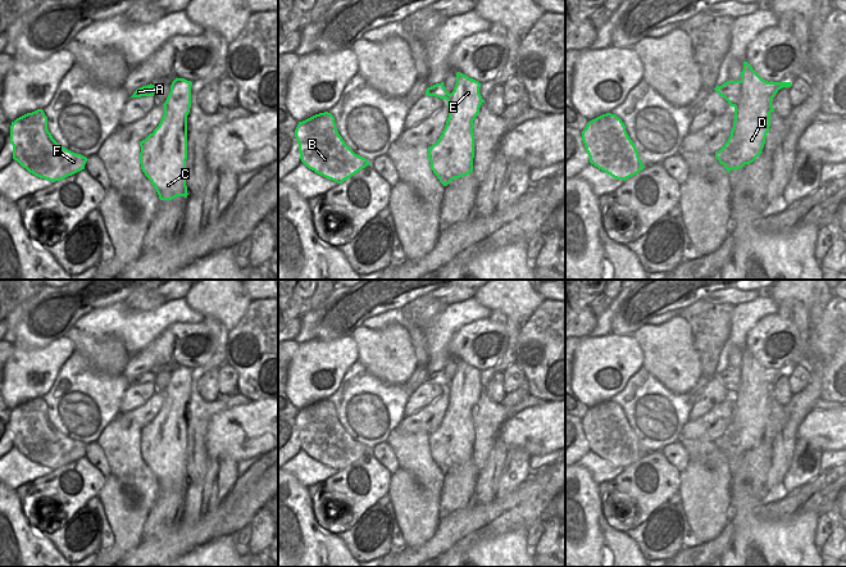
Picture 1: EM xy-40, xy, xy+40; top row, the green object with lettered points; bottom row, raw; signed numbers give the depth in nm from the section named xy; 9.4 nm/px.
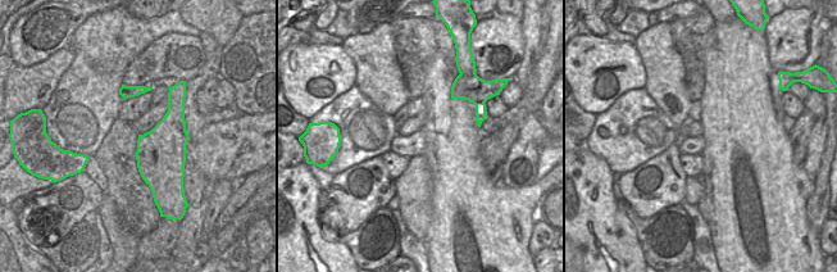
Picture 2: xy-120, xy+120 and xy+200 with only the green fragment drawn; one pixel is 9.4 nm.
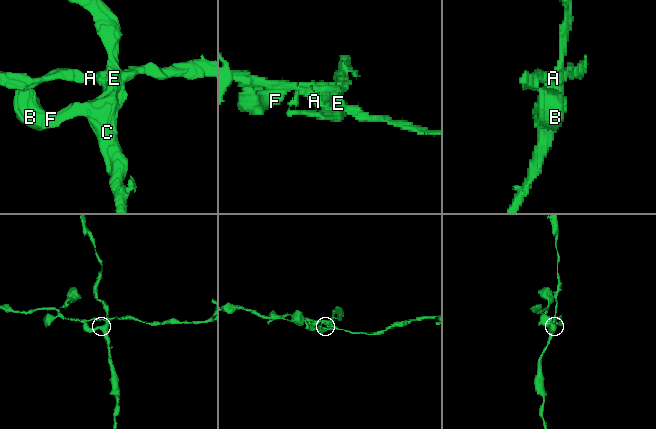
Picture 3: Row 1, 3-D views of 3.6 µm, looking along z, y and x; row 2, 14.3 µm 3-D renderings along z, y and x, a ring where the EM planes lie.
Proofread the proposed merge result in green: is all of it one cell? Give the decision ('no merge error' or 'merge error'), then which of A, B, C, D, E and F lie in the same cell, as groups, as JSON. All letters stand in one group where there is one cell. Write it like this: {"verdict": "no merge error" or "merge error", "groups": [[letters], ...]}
{"verdict": "merge error", "groups": [["A"], ["B", "C", "D", "E", "F"]]}

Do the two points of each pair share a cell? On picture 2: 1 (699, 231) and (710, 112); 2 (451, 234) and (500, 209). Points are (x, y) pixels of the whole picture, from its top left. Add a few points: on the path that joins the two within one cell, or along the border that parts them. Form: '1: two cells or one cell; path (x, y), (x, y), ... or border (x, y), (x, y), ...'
1: two cells; border (706, 222), (714, 252)
2: one cell; path (456, 217), (458, 209), (483, 209)

